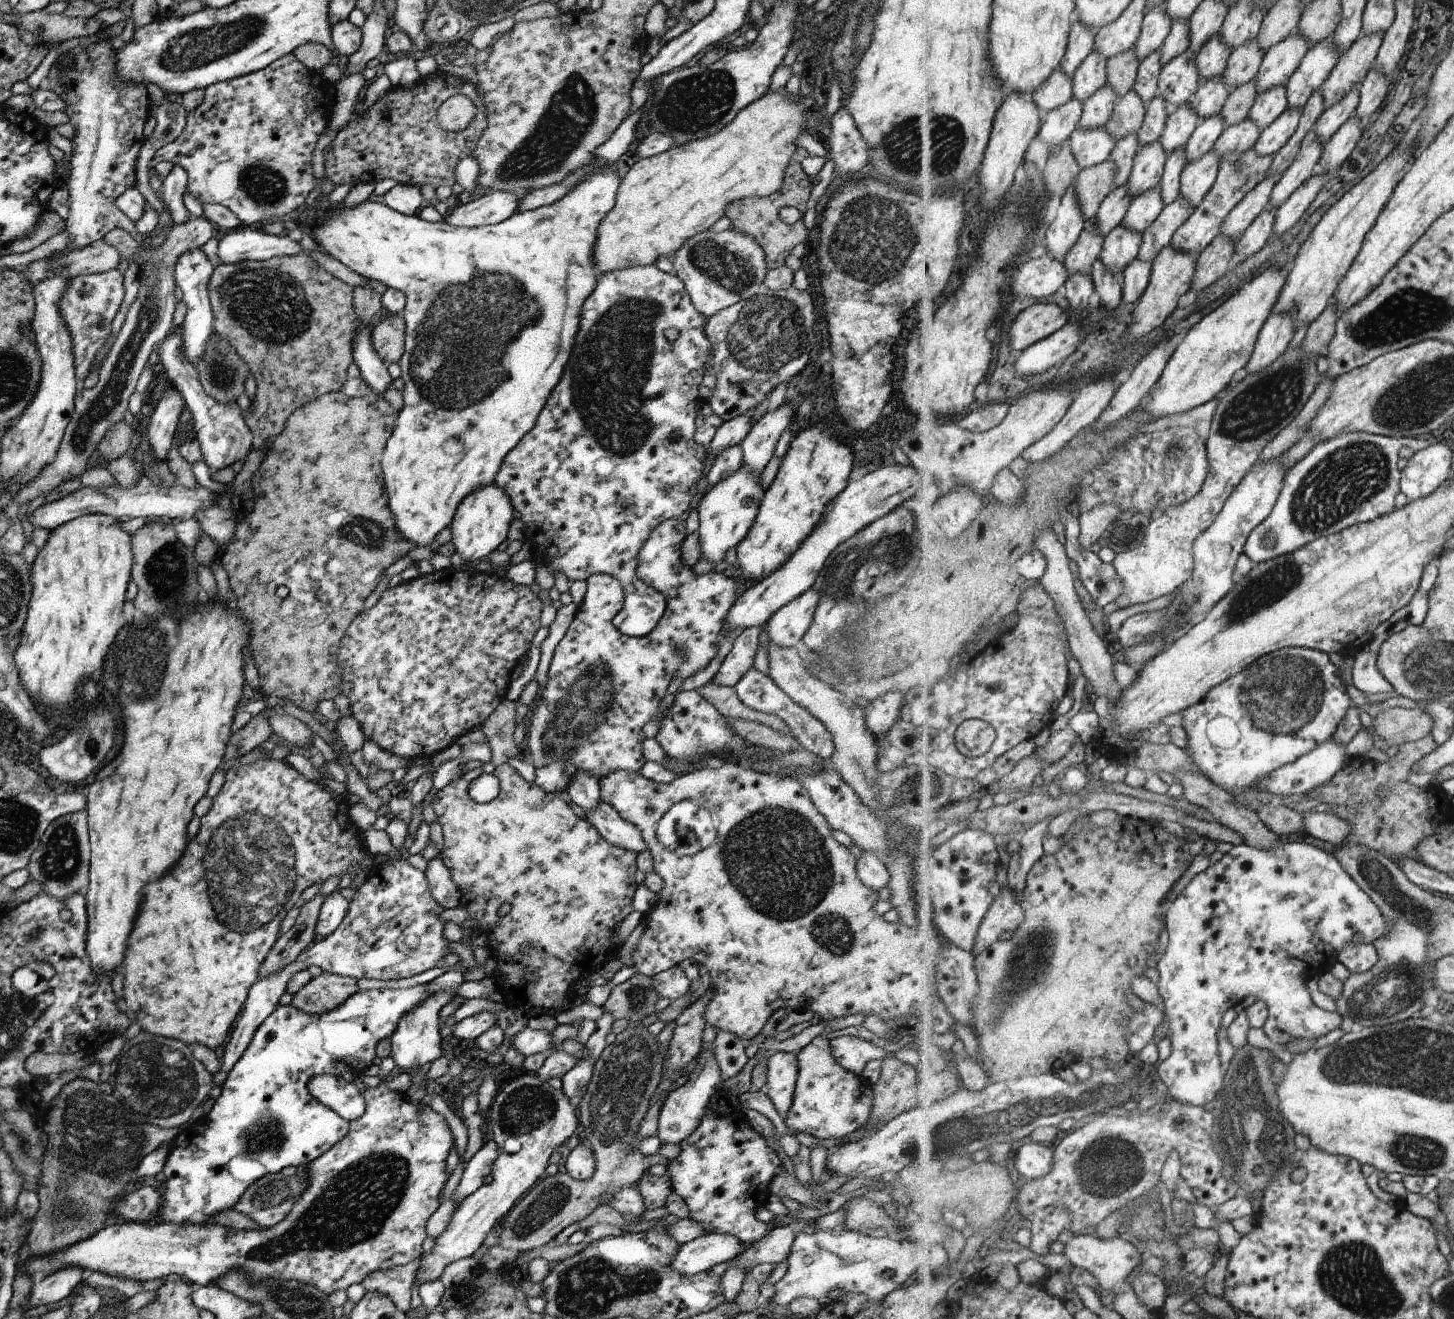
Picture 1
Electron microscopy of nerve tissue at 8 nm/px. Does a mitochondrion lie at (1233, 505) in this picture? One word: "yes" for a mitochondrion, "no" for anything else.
no

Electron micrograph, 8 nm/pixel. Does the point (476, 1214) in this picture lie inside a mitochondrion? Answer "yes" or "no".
no

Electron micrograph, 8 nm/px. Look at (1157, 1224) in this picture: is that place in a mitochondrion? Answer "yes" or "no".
yes

